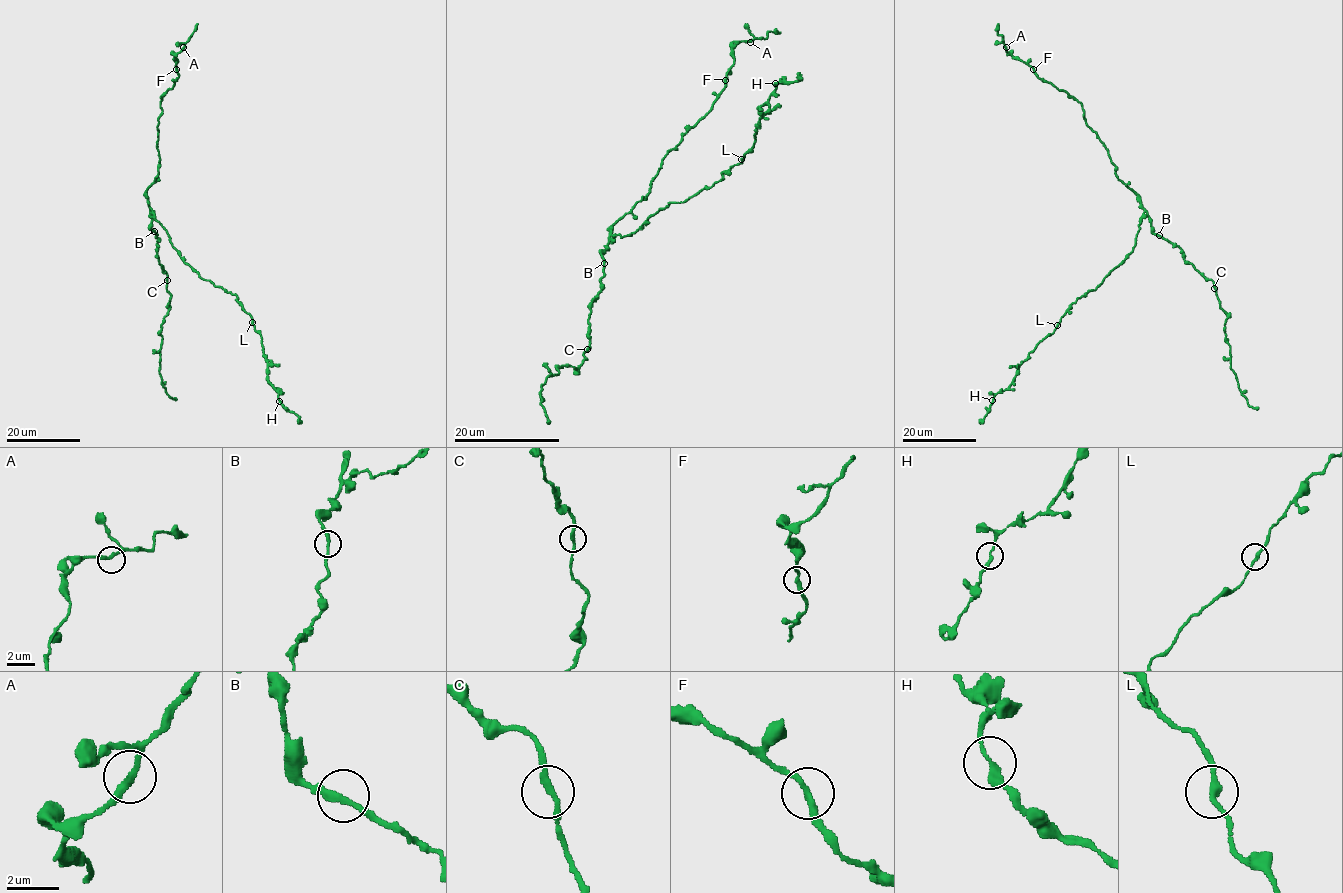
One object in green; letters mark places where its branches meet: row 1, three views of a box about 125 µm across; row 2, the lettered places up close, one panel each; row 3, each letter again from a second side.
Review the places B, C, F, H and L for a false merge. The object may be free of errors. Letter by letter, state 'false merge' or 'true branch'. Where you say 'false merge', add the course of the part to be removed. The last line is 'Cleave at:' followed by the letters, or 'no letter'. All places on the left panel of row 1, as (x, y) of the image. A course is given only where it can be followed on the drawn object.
B: true branch
C: true branch
F: true branch
H: true branch
L: true branch
Cleave at: no letter

